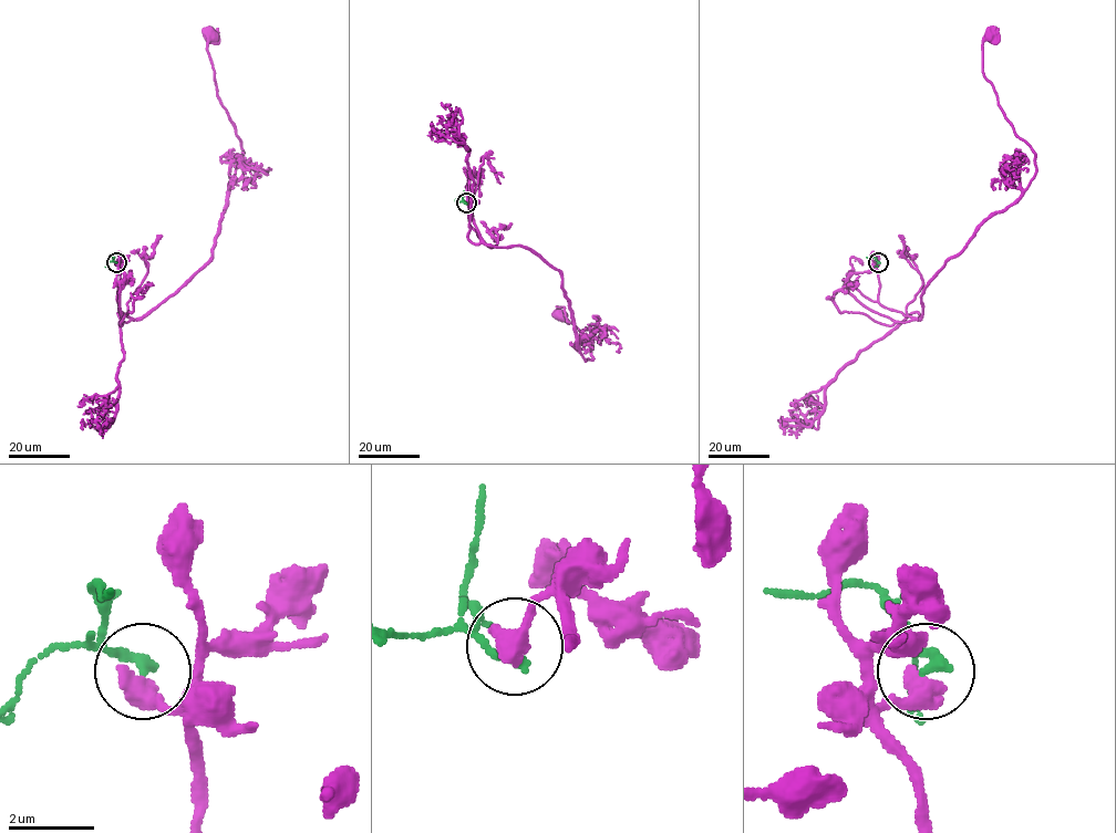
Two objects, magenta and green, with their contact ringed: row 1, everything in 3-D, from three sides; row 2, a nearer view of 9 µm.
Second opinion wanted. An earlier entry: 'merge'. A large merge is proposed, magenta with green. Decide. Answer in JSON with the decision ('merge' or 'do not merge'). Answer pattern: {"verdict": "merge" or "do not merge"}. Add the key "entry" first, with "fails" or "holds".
{"entry": "fails", "verdict": "do not merge"}

